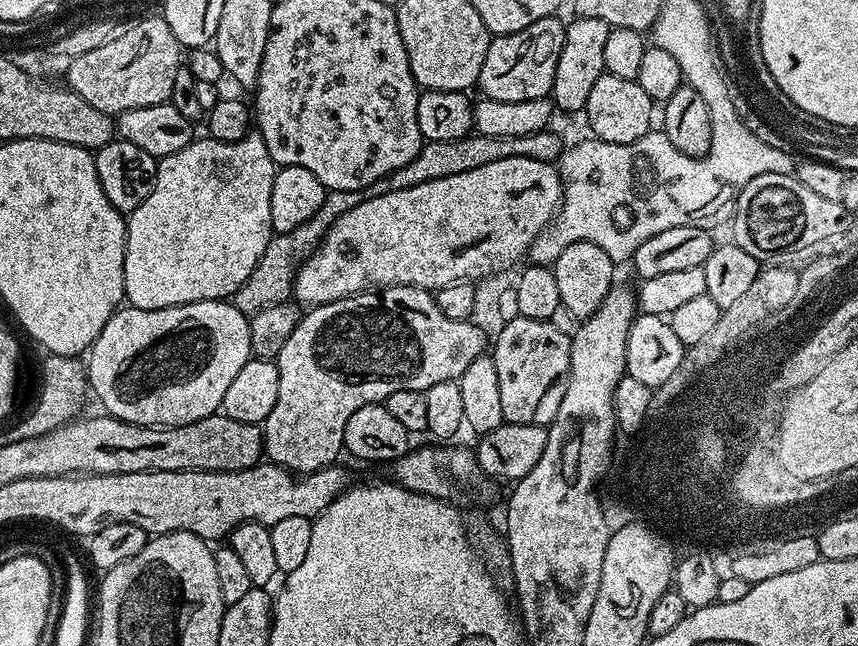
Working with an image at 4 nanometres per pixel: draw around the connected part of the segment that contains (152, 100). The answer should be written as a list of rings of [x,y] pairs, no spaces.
[[[163,15],[147,16],[137,19],[123,37],[91,52],[82,54],[68,63],[66,72],[67,87],[85,98],[90,106],[111,116],[117,116],[126,110],[167,103],[176,85],[177,72],[182,66],[182,45],[178,43],[174,32],[167,25]]]

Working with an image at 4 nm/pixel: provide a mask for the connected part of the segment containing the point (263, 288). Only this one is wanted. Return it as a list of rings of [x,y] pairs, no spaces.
[[[388,176],[379,179],[378,182],[371,183],[370,186],[364,187],[360,191],[328,192],[322,206],[315,212],[314,218],[308,219],[295,230],[272,236],[257,266],[232,297],[232,303],[249,318],[270,307],[270,305],[285,303],[291,297],[295,287],[297,268],[316,251],[330,226],[347,210],[352,210],[354,206],[358,206],[370,198],[378,198],[393,192],[392,184],[388,184]]]

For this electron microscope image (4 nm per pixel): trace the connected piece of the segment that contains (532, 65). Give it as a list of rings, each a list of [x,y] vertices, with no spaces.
[[[555,15],[538,18],[526,30],[518,30],[514,34],[492,36],[490,46],[486,50],[486,62],[482,62],[478,88],[487,99],[498,102],[530,102],[534,98],[545,98],[551,93],[554,86],[554,74],[558,70],[558,58],[562,54],[564,45],[565,25],[556,21]]]

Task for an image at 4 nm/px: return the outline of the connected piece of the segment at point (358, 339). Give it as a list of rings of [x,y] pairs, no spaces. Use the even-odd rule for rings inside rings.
[[[393,284],[390,288],[365,290],[357,292],[354,296],[342,298],[338,302],[309,307],[303,313],[302,319],[294,326],[290,338],[286,338],[282,350],[274,358],[278,366],[278,402],[274,402],[274,410],[270,410],[270,414],[262,425],[264,456],[280,468],[295,470],[300,474],[317,472],[320,468],[335,465],[337,463],[336,455],[345,451],[346,422],[350,422],[350,414],[354,414],[354,410],[362,410],[362,406],[367,404],[379,404],[390,394],[394,394],[394,390],[418,390],[425,393],[430,386],[434,386],[438,382],[459,381],[460,376],[466,370],[466,366],[470,366],[470,362],[474,362],[480,356],[485,355],[484,342],[486,342],[486,335],[471,319],[446,318],[446,314],[442,314],[442,310],[438,306],[435,295],[427,288]]]

